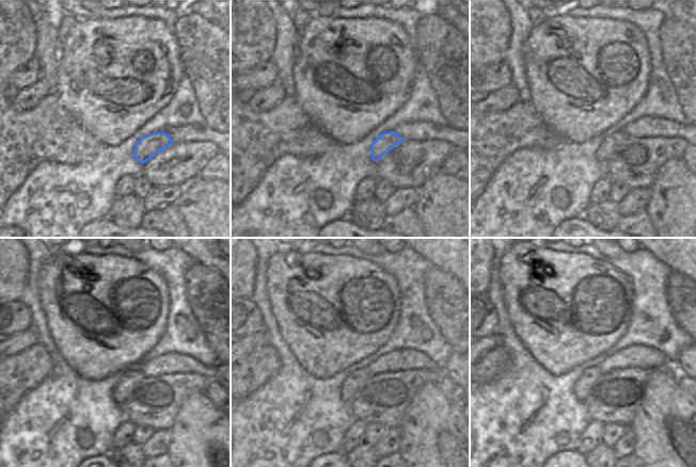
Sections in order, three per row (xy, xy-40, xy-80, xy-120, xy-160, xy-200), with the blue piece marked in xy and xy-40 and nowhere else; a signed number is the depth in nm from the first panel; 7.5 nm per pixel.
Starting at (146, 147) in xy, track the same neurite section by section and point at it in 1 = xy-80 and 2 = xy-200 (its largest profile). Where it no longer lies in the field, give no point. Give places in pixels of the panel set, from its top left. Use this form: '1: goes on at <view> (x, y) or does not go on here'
1: goes on at xy-80 (607, 146)
2: goes on at xy-200 (584, 384)

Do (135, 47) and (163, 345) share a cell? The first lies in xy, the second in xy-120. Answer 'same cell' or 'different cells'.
different cells

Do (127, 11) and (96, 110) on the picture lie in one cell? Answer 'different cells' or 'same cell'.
different cells

